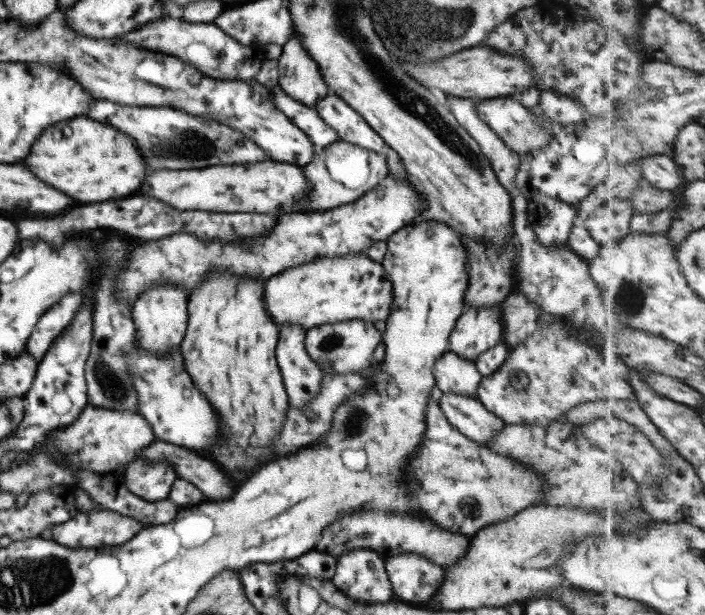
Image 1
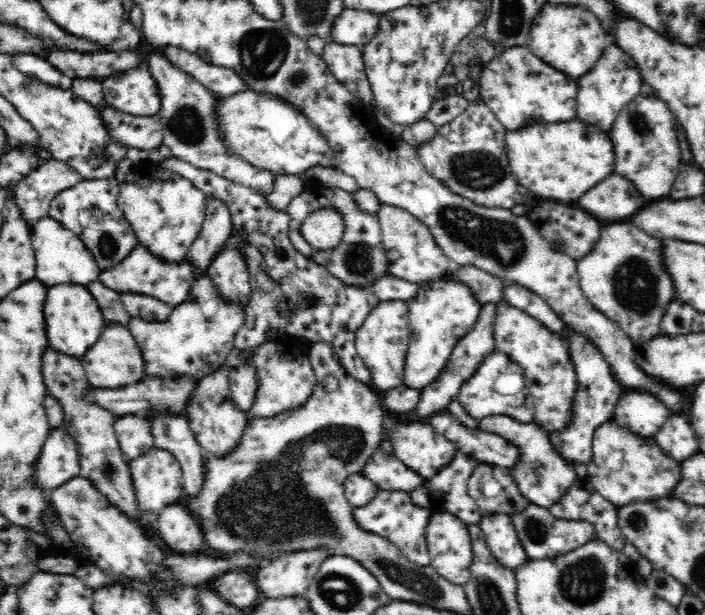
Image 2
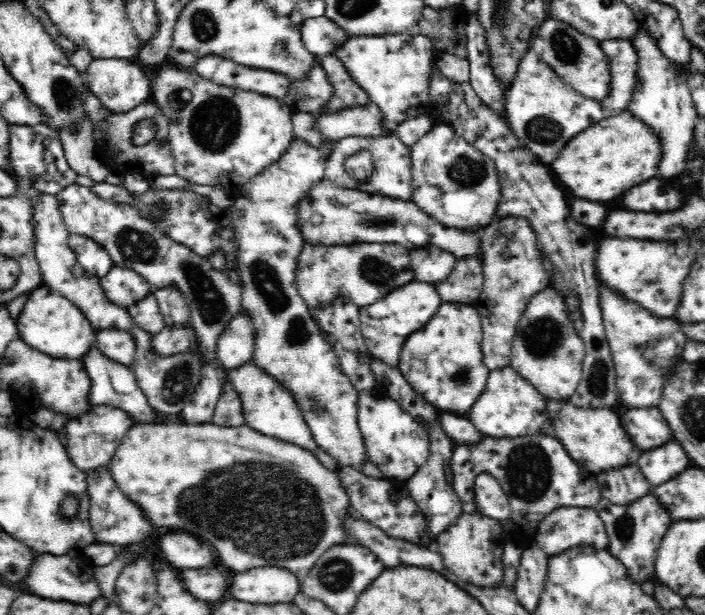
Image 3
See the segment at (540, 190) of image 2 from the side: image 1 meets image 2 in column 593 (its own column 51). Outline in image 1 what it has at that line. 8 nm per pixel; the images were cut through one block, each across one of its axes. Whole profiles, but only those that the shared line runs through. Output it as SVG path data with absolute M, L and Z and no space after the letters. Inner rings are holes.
M86 116L62 120L53 126L54 128L51 125L42 132L42 136L34 142L26 158L28 170L38 180L82 202L102 202L110 198L120 198L140 188L146 172L144 162L138 156L138 150L130 136Z

